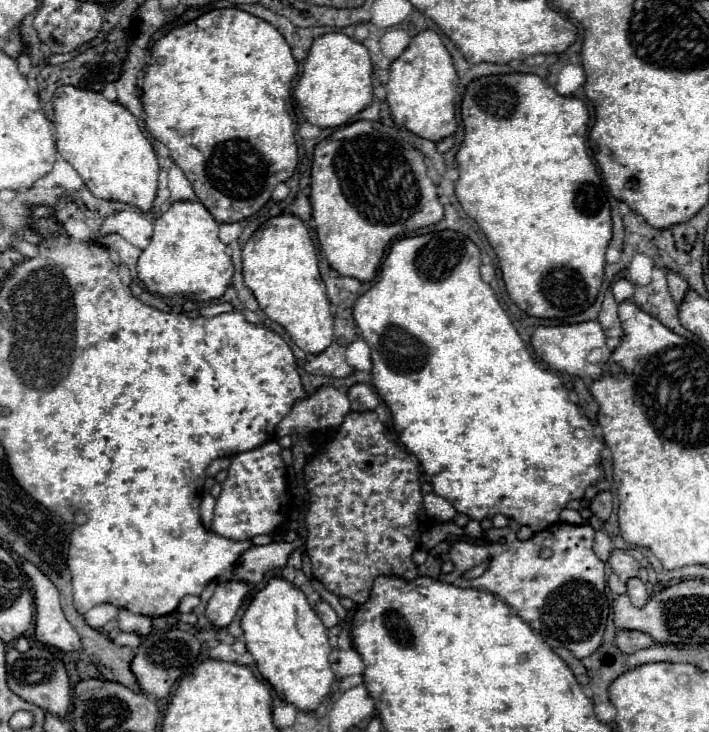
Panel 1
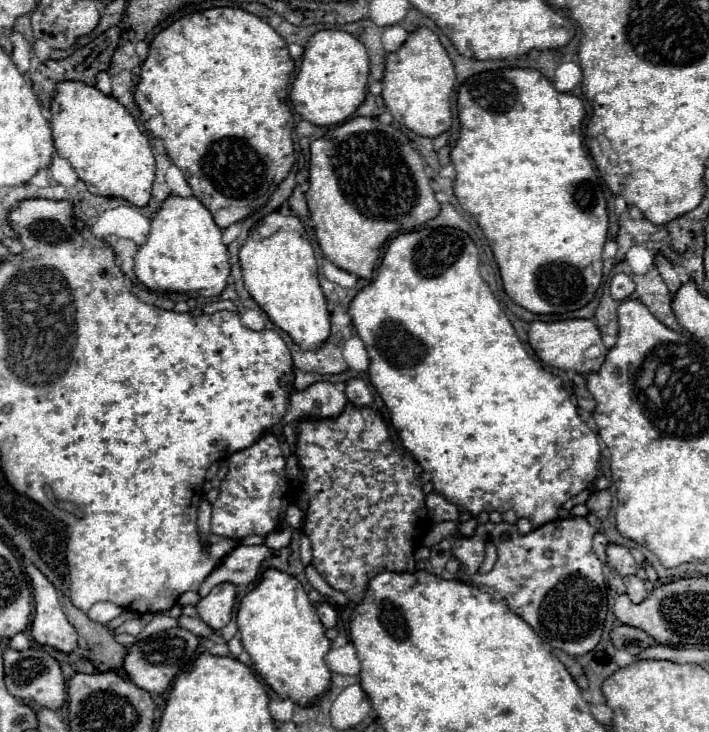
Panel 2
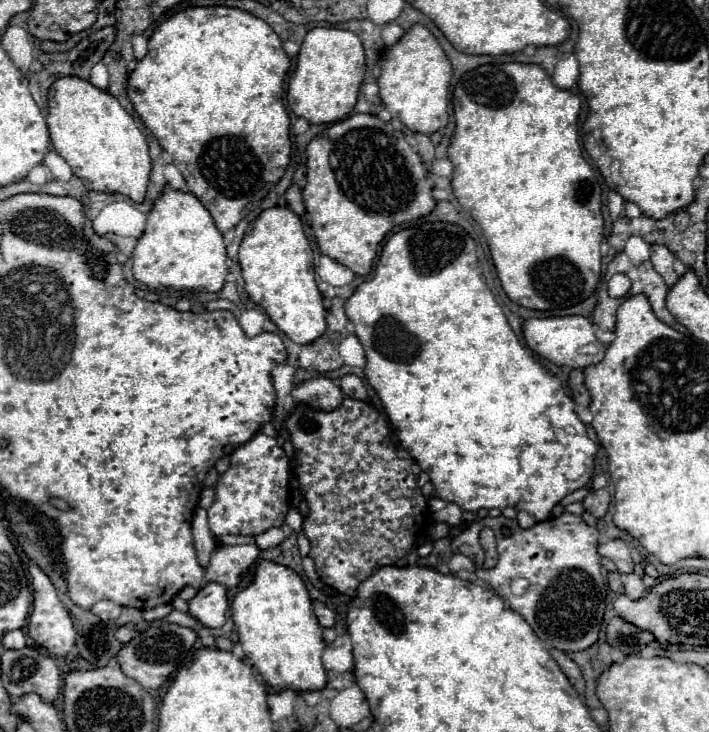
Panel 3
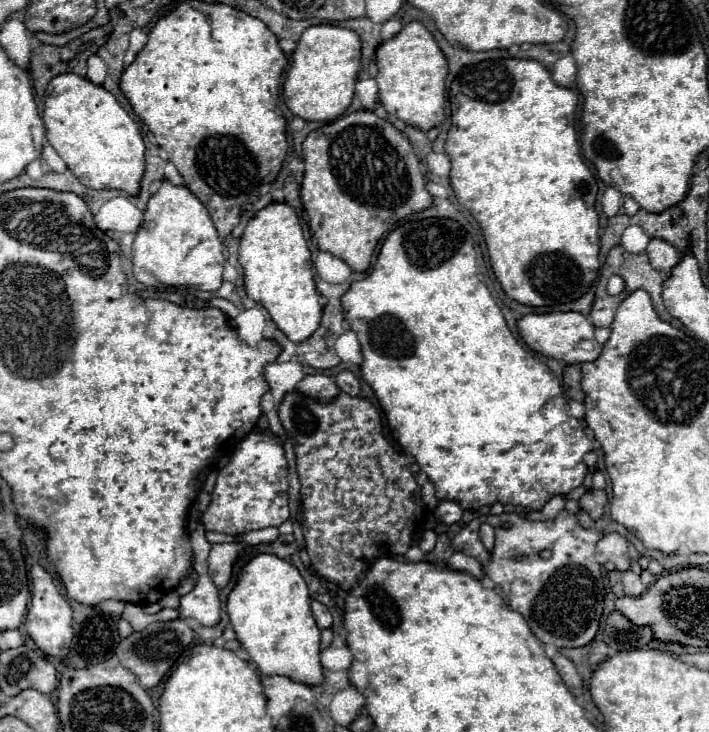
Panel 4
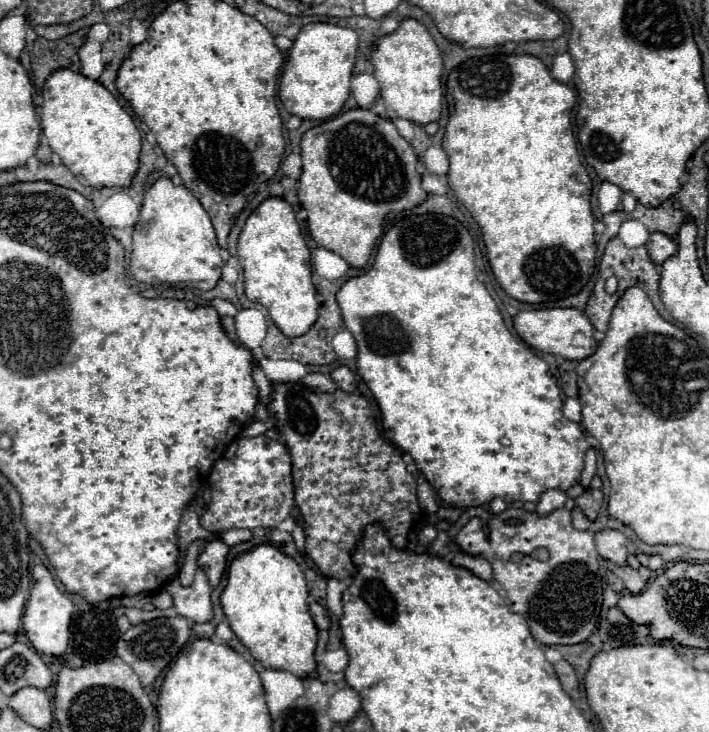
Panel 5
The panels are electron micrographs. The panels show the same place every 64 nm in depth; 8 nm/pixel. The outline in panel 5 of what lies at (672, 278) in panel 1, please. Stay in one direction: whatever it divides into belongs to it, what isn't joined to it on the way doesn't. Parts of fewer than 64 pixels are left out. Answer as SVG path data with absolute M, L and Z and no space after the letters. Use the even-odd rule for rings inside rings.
M652 232L646 248L648 248L648 254L652 256L652 260L656 260L656 264L662 264L668 256L672 256L676 252L676 240L664 232Z

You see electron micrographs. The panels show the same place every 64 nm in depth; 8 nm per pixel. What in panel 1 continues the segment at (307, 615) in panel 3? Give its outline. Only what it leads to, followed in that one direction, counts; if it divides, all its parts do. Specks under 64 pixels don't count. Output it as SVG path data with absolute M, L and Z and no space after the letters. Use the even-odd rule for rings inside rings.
M280 576L270 578L268 584L248 602L240 626L244 630L246 650L254 656L258 672L272 684L284 702L294 704L298 710L314 712L318 704L330 696L336 680L328 666L332 646L322 620L308 604L304 592L292 582Z

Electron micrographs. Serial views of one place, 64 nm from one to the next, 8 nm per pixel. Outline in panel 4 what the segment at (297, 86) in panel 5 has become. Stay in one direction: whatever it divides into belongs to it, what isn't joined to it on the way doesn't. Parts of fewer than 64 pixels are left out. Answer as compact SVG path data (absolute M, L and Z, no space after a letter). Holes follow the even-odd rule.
M318 24L302 32L292 64L284 80L284 102L294 116L312 122L330 122L344 114L354 96L354 82L360 70L360 38L354 30Z

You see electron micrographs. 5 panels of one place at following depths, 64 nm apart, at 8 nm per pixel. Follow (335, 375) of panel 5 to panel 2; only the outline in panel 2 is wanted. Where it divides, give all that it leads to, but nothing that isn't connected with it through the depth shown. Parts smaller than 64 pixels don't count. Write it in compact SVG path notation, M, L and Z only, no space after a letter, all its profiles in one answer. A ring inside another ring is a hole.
M352 378L346 382L346 388L344 388L348 400L352 404L356 404L356 408L362 408L362 406L368 406L372 404L372 394L370 394L370 388L366 386L364 380L360 378Z

